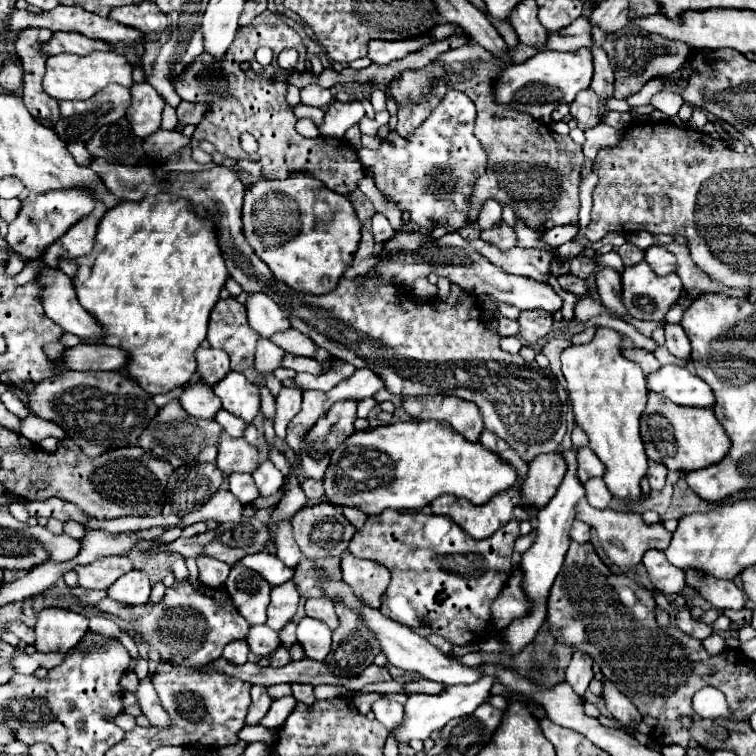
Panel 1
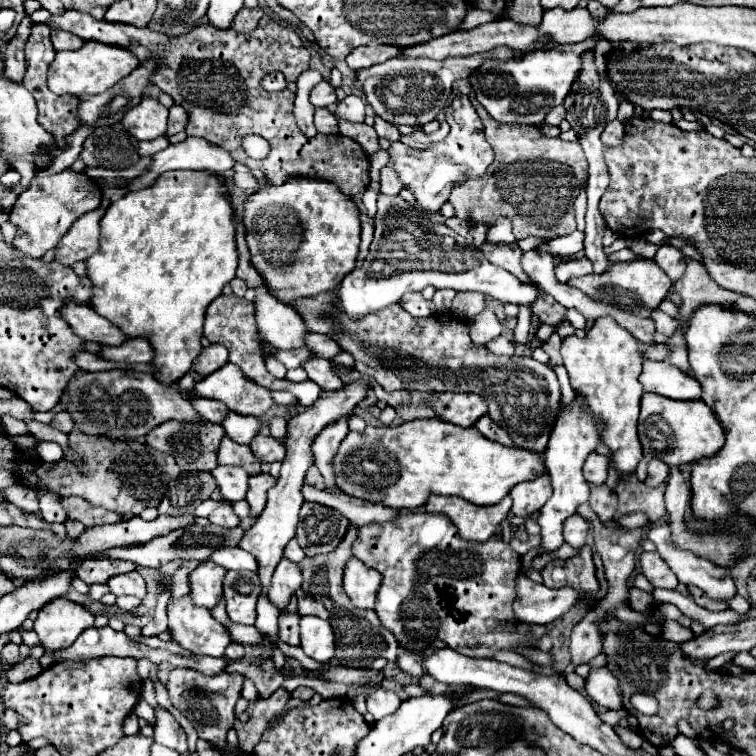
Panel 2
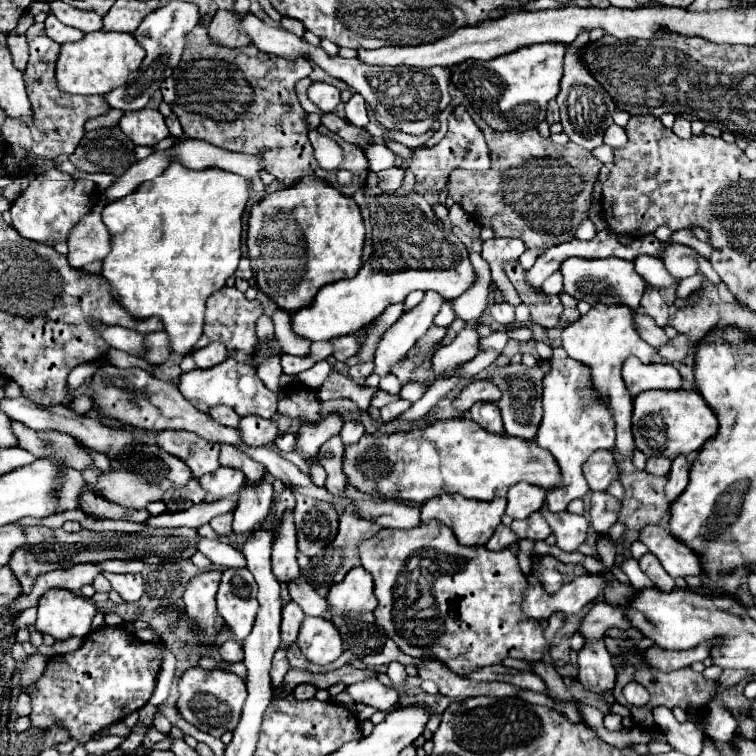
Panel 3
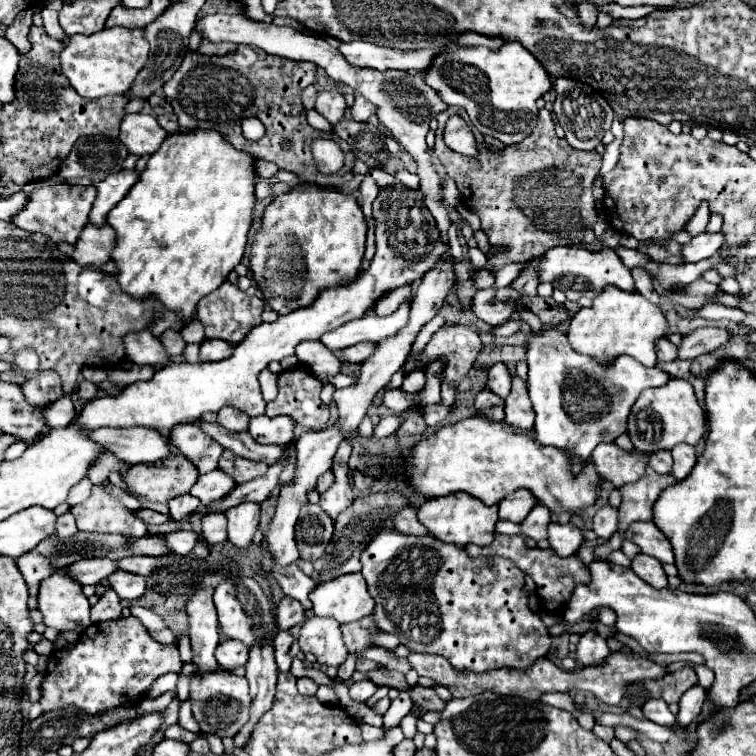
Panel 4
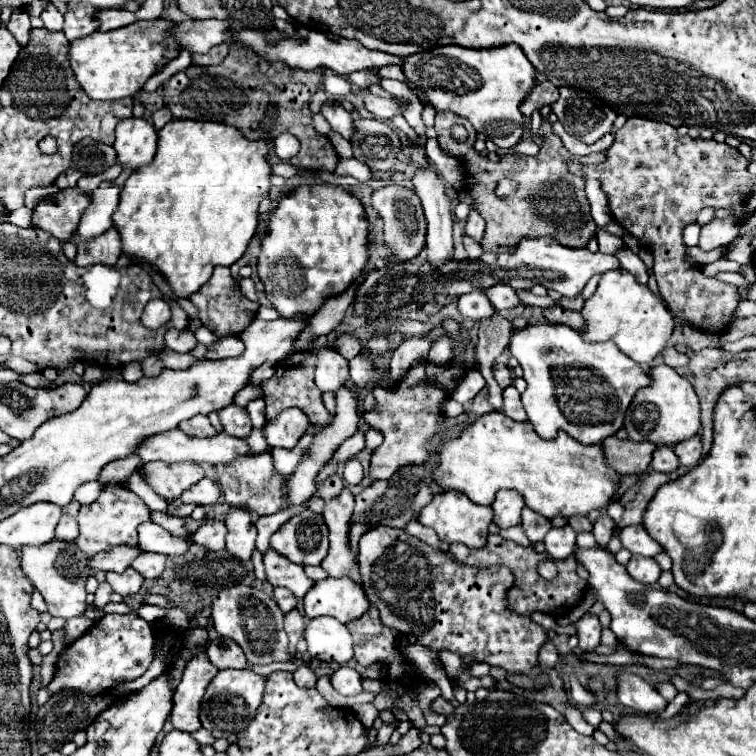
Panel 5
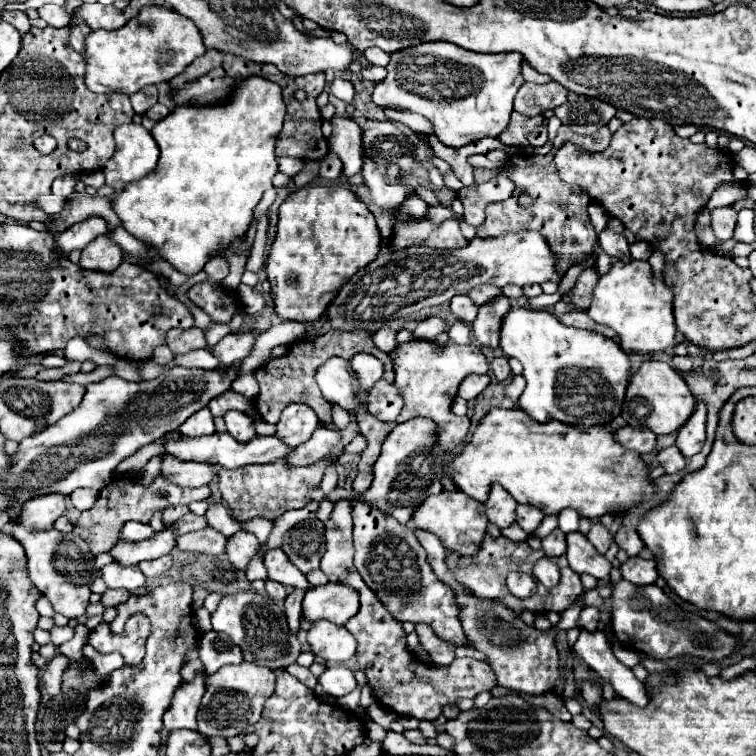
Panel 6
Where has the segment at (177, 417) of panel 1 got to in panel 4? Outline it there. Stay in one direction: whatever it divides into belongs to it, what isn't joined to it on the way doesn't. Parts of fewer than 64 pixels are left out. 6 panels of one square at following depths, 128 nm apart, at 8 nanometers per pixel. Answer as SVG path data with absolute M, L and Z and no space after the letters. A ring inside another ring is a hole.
M178 424L168 434L168 442L184 454L200 474L208 474L218 468L218 458L222 456L220 444L202 432L196 424Z

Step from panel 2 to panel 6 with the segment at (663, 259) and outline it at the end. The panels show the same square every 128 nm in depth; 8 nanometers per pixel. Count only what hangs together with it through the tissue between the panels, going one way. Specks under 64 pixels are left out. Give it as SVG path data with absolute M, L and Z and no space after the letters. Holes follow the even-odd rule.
M730 206L716 208L716 210L712 212L710 226L712 226L712 230L714 230L716 240L720 240L720 242L730 240L732 234L734 234L734 228L736 228L736 210L730 208Z

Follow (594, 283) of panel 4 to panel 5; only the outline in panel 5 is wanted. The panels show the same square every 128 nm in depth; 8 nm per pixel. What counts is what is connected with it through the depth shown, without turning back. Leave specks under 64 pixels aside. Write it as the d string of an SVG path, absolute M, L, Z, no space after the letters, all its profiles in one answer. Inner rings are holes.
M546 236L544 238L524 238L518 244L514 254L484 252L480 256L480 260L476 260L472 264L472 270L468 270L468 266L462 266L462 280L464 282L446 284L442 288L442 292L460 296L464 292L470 292L476 288L490 288L494 284L508 284L516 290L530 290L532 286L542 284L548 290L556 290L562 296L574 298L584 290L586 282L594 274L604 274L608 270L620 270L620 262L612 254L602 254L602 252L592 254L586 248L566 248L558 240L552 240Z

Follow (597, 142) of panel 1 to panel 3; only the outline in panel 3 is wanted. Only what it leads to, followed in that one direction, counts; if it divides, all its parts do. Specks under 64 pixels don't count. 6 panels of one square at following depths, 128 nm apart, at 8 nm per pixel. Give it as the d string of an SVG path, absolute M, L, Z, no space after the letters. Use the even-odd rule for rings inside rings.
M534 248L534 250L526 250L522 256L520 256L520 264L522 264L522 268L524 270L528 270L528 268L532 268L534 266L534 262L536 262L536 258L542 254L544 250L542 248Z

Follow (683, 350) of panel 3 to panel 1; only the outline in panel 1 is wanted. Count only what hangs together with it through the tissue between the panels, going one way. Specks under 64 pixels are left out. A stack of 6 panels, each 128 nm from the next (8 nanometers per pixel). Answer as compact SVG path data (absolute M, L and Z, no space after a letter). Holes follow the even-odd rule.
M636 346L622 348L622 352L624 352L624 356L626 356L628 360L632 360L632 362L640 364L640 368L642 368L644 376L650 376L652 372L658 372L658 368L660 368L660 362L654 358L654 354L652 354L652 352L640 350L640 348L636 348Z

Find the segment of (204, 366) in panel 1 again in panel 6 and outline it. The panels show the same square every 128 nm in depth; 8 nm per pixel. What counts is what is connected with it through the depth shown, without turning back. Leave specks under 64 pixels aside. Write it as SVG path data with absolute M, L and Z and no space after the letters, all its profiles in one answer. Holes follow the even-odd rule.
M242 330L238 334L230 334L230 336L222 338L212 348L212 354L220 360L220 366L232 366L232 364L244 360L252 352L254 342L256 342L256 332Z

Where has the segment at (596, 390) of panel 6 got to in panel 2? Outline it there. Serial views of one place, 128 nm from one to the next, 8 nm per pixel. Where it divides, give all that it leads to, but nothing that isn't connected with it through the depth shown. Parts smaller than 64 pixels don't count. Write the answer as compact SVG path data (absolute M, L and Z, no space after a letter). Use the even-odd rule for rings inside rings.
M644 360L640 384L644 386L644 392L656 392L672 400L700 400L702 394L700 382L696 378L690 378L678 366L668 362ZM574 398L570 408L562 408L562 412L554 424L548 448L544 452L544 466L546 466L548 474L552 476L554 494L540 510L538 524L542 526L542 544L540 544L538 556L554 552L564 544L564 534L562 534L564 520L568 516L574 516L580 504L588 502L590 486L582 476L582 464L584 464L586 456L596 450L598 444L600 444L600 436L598 436L596 424L592 422L592 416L588 414L584 402L580 398Z

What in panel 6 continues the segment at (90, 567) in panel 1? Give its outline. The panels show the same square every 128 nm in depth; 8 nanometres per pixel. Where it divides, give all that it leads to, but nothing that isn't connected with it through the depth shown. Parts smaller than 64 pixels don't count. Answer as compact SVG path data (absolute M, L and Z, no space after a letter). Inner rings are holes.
M170 554L162 556L162 558L156 558L156 560L148 560L148 562L140 562L140 564L138 564L138 568L140 568L140 570L144 572L144 576L148 576L148 578L164 574L166 570L170 570L170 566L172 566Z

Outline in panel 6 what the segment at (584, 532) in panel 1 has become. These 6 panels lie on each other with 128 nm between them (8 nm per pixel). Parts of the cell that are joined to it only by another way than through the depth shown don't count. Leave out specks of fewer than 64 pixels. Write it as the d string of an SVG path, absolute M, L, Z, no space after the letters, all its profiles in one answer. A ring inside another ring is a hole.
M556 528L546 538L542 538L542 550L546 552L548 558L566 554L566 534L560 528Z

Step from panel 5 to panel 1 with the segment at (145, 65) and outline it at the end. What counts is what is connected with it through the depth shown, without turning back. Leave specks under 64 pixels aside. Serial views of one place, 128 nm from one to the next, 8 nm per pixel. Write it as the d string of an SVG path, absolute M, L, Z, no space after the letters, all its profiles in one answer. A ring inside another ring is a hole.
M94 52L90 56L76 54L58 54L46 60L46 76L42 88L48 96L56 100L88 100L98 90L108 86L110 82L132 86L132 66L118 52Z

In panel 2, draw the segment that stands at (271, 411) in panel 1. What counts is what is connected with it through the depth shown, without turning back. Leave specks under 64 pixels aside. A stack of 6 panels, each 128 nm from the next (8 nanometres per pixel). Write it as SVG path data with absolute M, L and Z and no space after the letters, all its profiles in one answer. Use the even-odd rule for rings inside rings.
M274 416L268 422L268 428L270 428L270 436L274 436L274 438L284 438L286 436L286 420L282 416Z

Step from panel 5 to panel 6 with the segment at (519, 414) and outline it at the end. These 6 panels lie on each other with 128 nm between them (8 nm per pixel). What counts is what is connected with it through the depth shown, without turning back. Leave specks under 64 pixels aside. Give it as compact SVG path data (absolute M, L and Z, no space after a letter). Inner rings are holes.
M514 376L514 380L504 388L504 394L516 404L518 398L520 398L520 394L522 394L522 390L524 390L524 386L526 386L524 376Z

